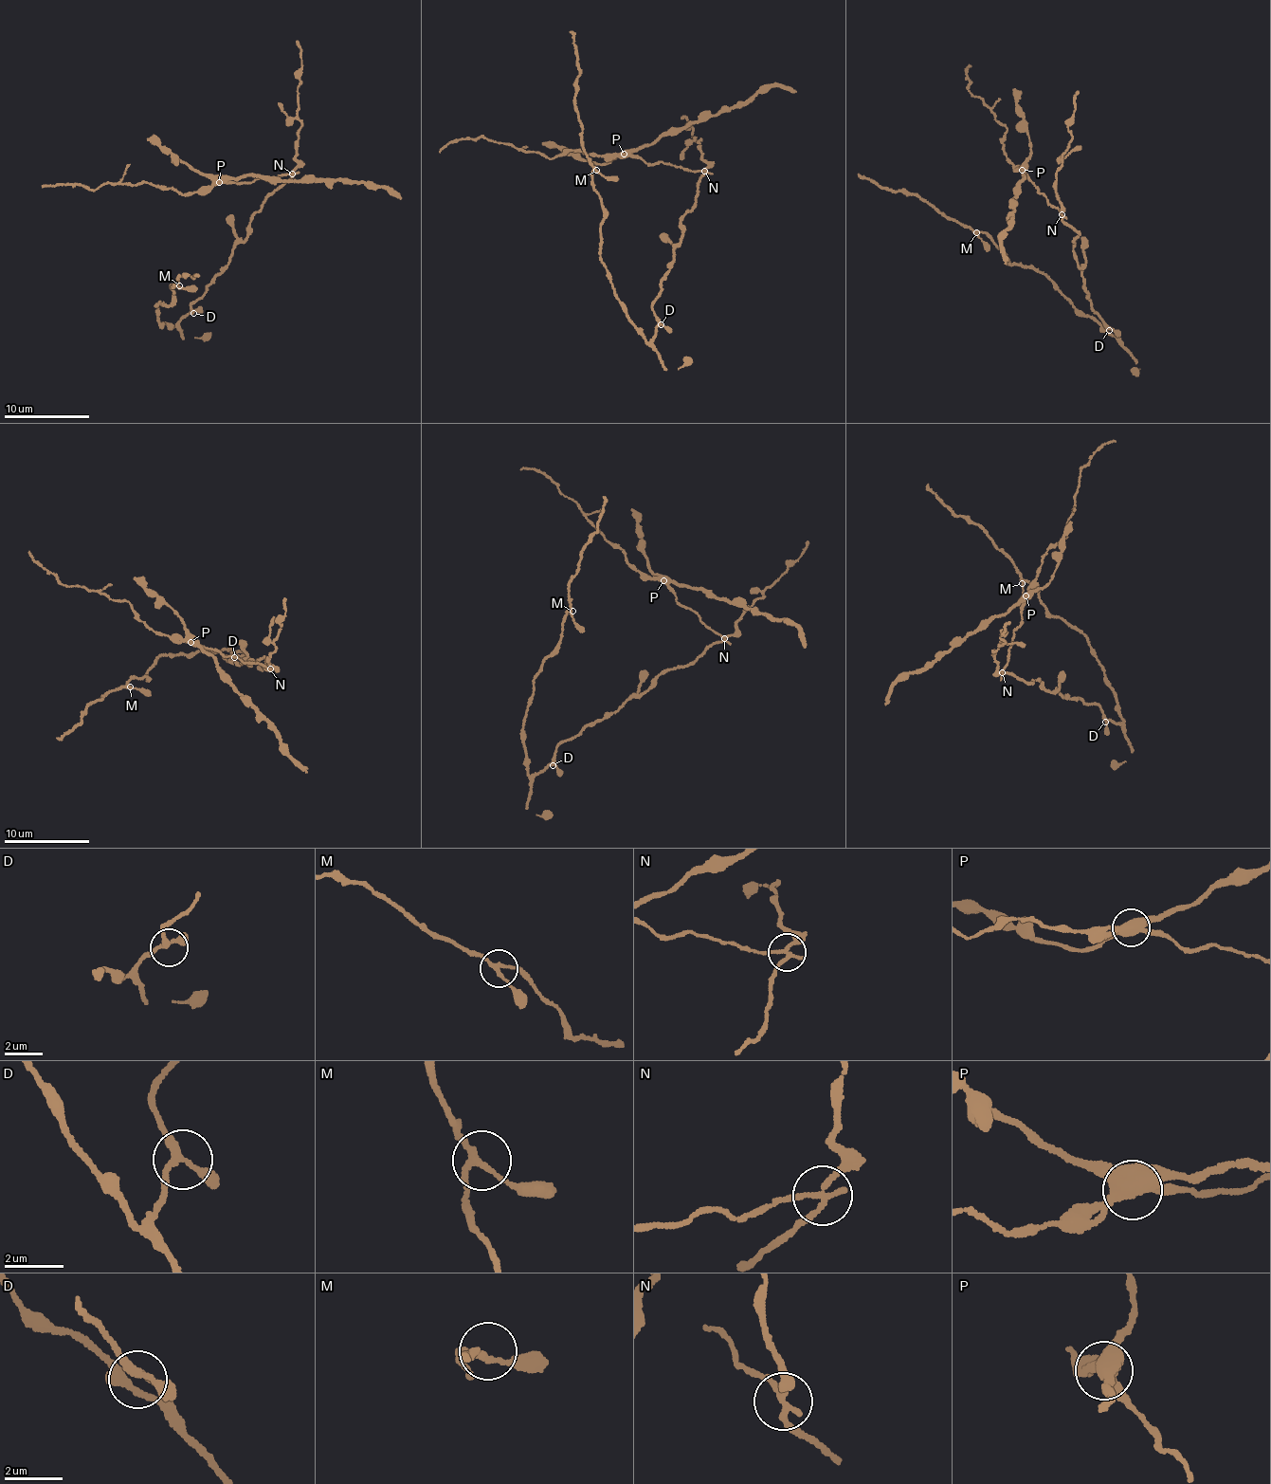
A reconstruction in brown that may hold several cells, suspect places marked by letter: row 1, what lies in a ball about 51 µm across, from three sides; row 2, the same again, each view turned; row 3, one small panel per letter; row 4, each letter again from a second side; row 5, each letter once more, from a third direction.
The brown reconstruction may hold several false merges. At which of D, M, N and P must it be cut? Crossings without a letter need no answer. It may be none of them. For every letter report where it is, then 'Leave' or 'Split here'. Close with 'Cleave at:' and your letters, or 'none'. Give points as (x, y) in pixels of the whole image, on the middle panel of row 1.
D: Place: (661, 324). Leave
M: Place: (596, 170). Leave
N: Place: (704, 171). Split here
P: Place: (624, 154). Split here
Cleave at: N, P

